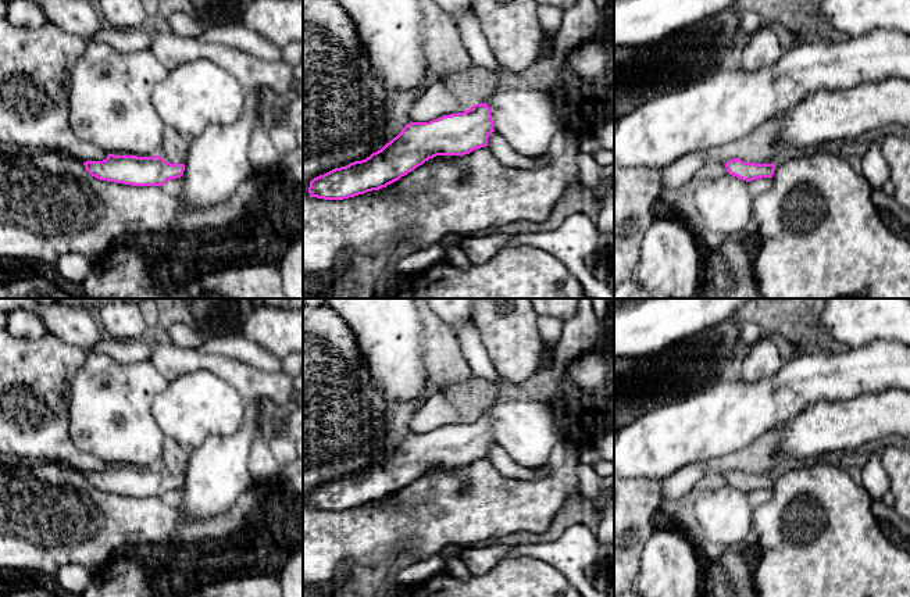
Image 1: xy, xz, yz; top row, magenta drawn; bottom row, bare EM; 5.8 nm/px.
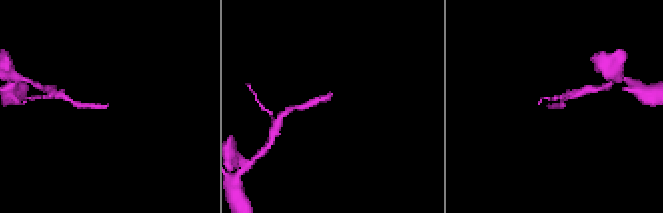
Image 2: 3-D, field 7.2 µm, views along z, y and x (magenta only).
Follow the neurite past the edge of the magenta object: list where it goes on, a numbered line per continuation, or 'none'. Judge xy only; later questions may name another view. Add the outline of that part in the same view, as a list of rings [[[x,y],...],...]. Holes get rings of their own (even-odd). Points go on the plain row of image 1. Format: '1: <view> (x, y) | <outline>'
none

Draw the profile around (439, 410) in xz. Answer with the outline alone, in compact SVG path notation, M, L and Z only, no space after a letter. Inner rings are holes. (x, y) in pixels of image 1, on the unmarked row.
M436 390L411 418L410 433L429 433L443 426L464 423L470 415L456 407L452 396Z

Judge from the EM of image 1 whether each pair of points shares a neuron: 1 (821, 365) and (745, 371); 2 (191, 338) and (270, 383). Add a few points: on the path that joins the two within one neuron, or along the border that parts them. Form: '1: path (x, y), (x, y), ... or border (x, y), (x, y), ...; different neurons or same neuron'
1: border (784, 361), (771, 374), (746, 381); different neurons
2: border (164, 336), (177, 345), (195, 349); different neurons

